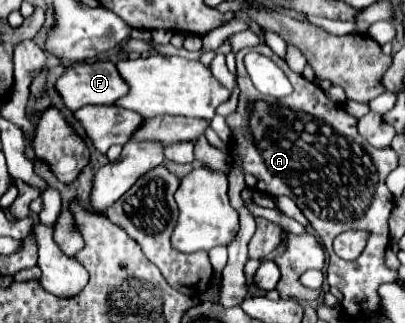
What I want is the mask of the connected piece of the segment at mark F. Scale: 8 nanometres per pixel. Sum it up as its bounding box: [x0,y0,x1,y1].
[56,60,130,112]

